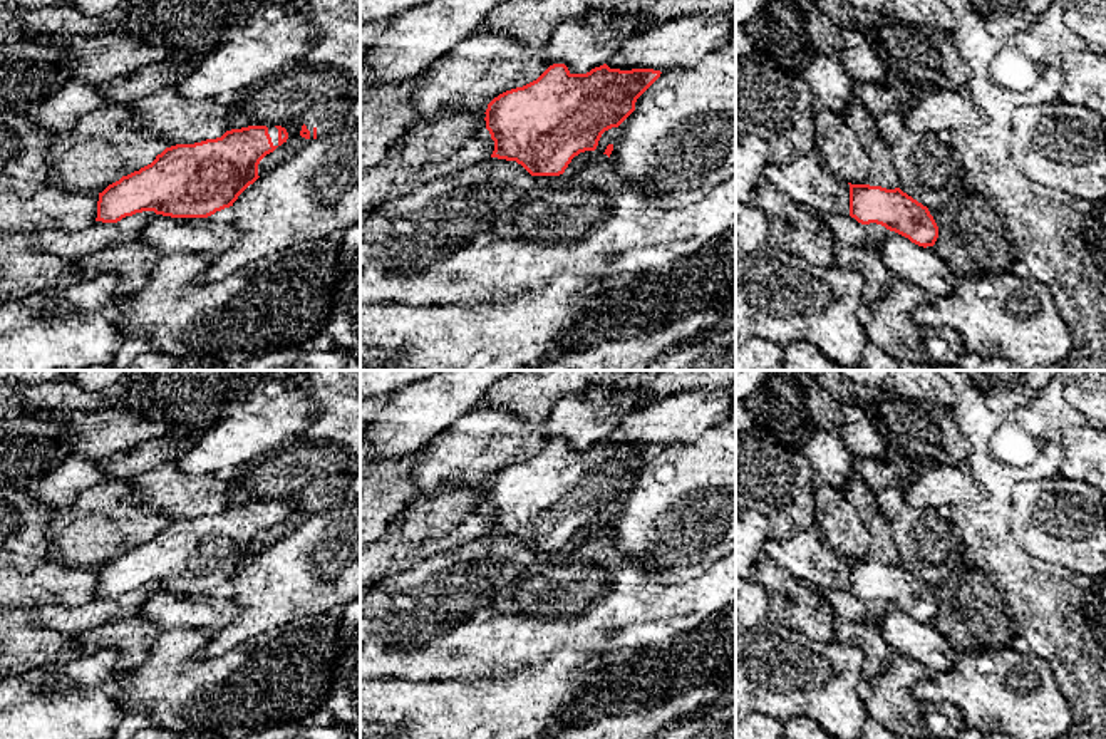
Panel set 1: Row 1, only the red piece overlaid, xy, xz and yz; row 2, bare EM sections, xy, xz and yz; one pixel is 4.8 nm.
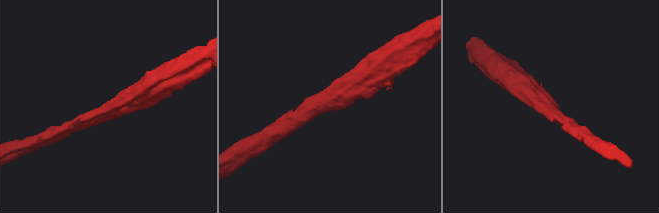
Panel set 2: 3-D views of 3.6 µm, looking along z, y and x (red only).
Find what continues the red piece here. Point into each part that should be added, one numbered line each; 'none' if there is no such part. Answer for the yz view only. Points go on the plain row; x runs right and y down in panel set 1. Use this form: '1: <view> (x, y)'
none

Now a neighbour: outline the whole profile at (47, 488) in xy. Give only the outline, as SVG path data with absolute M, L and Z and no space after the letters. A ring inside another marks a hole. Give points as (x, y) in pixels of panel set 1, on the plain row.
M70 456L44 476L32 479L28 486L35 498L49 503L59 513L62 508L69 508L80 493L104 479L106 474L99 468L99 461Z

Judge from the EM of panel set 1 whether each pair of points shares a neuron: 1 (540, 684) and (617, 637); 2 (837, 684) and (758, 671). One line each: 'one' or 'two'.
1: two
2: one

